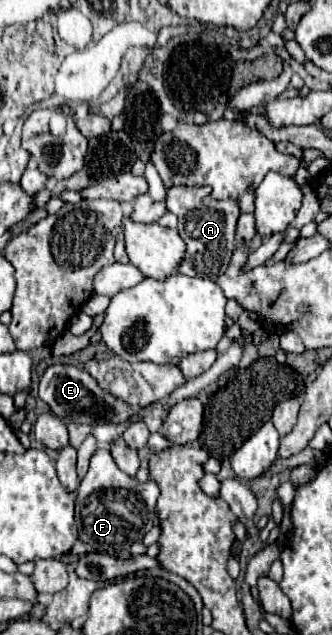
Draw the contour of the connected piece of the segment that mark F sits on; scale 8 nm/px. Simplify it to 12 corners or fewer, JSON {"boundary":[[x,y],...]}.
{"boundary":[[98,448],[78,488],[80,540],[118,558],[152,528],[160,488]]}

